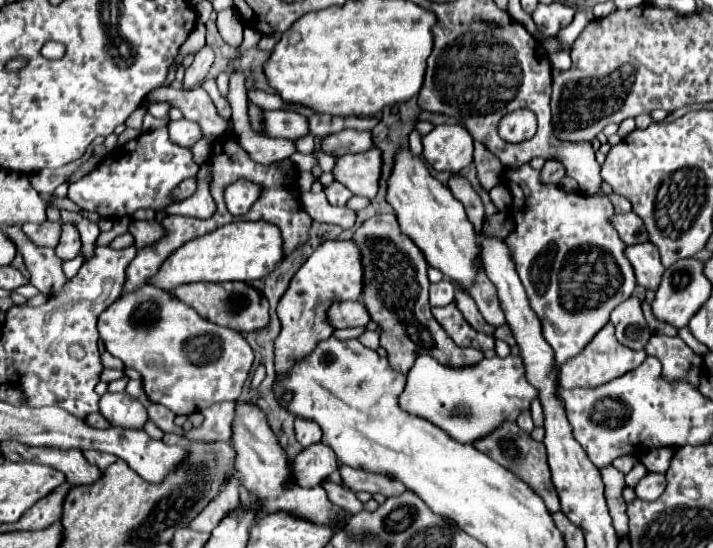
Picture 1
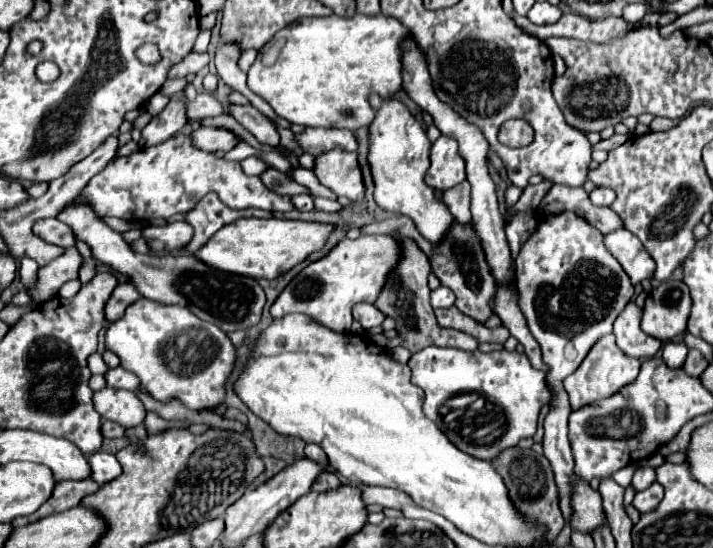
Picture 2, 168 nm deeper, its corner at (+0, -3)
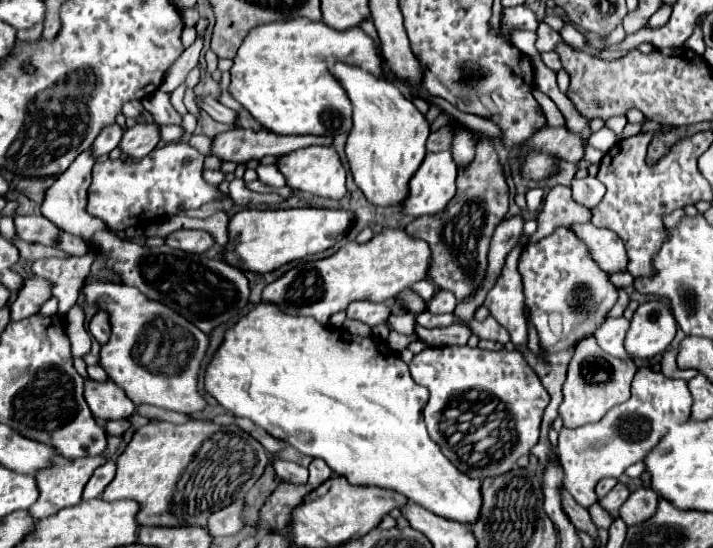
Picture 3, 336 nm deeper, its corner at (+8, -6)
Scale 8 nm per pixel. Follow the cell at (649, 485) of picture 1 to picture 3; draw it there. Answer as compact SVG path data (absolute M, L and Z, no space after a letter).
M640 488L640 490L632 492L630 498L620 506L620 518L628 526L640 524L656 512L656 504L658 504L656 492L648 490L648 488Z

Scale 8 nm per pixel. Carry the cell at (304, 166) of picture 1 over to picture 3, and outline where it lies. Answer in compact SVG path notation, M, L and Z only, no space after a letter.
M160 126L160 134L164 142L176 142L184 136L184 128L182 126Z

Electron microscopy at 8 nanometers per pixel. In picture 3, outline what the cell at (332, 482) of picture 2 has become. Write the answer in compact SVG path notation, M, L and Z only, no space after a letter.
M274 458L274 470L276 474L290 484L308 484L308 468L296 464L296 462L286 462Z

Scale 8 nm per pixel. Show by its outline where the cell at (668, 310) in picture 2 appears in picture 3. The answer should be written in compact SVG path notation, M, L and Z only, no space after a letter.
M648 300L638 306L626 336L630 358L652 358L662 354L676 336L676 320L664 300Z

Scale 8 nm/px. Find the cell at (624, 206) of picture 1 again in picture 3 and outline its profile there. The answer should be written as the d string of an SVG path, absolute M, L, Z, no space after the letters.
M592 176L582 178L582 180L572 180L572 198L586 208L598 206L600 200L604 198L604 192L606 188L598 184L598 180Z

